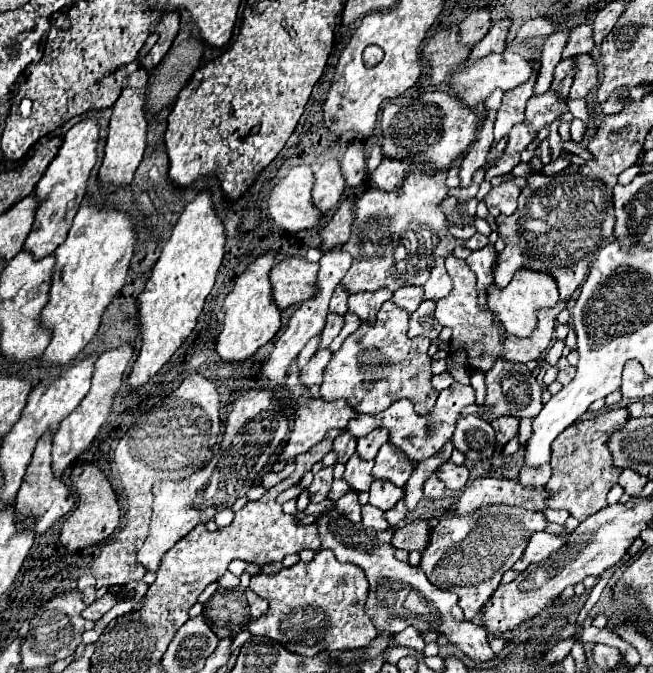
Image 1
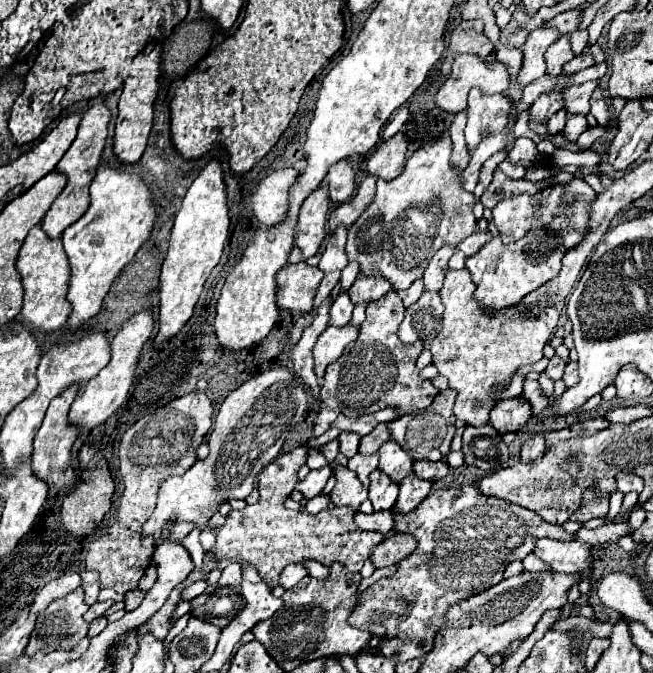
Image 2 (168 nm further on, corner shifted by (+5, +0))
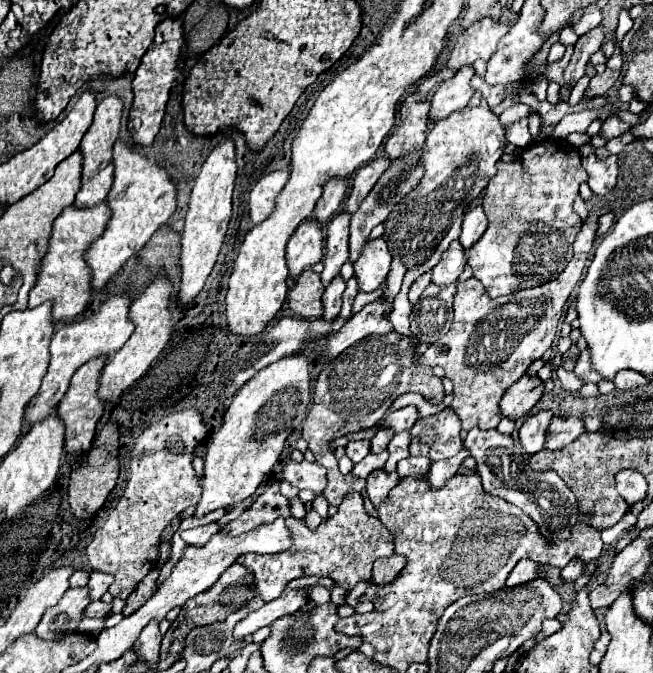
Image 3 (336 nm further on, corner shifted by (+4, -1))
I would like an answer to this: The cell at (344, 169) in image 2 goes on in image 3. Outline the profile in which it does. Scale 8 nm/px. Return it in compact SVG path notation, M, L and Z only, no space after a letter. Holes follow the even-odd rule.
M342 178L328 182L328 186L324 186L324 192L322 192L320 200L316 202L316 208L314 208L312 218L318 224L328 222L342 208L344 196L346 196L346 182Z

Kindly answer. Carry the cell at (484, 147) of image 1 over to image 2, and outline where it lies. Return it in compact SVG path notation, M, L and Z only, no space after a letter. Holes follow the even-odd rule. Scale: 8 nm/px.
M471 89L467 107L467 127L465 127L469 153L473 153L483 139L501 133L507 127L509 109L511 109L509 97L501 93L483 95L479 93L479 89Z

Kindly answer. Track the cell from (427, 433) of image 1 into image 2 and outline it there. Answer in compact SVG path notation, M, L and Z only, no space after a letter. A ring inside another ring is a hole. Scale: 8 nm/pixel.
M445 389L433 399L433 403L427 411L421 411L421 413L415 413L415 415L400 416L399 419L391 421L387 425L391 439L397 441L413 459L429 459L429 461L445 459L447 453L449 453L449 443L455 435L455 415L453 415L455 397L457 397L455 389ZM443 421L447 421L445 427L443 427Z

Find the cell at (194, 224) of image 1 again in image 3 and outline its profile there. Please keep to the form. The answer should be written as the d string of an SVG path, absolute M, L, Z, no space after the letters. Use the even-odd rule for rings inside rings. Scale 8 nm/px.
M224 138L206 158L202 164L202 172L198 174L192 194L190 194L190 204L188 204L188 214L186 214L186 224L182 232L182 284L180 284L180 294L178 300L180 304L188 304L196 298L196 294L202 290L208 274L212 272L212 266L216 262L216 256L220 252L230 214L232 214L232 190L234 190L234 180L236 180L236 146L232 138Z

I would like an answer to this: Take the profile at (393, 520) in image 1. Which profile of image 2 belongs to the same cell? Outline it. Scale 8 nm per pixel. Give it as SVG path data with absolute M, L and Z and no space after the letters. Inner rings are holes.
M407 475L403 483L399 483L399 499L395 507L391 509L393 515L399 513L411 513L419 501L423 501L431 491L431 481L423 481L417 475Z

